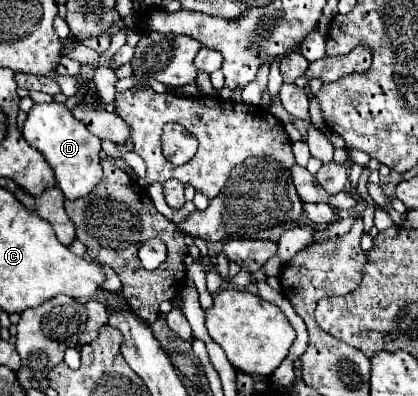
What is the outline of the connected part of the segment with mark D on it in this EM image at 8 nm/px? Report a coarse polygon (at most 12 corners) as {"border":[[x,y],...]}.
{"border":[[60,103],[22,129],[66,199],[102,179],[100,139]]}

